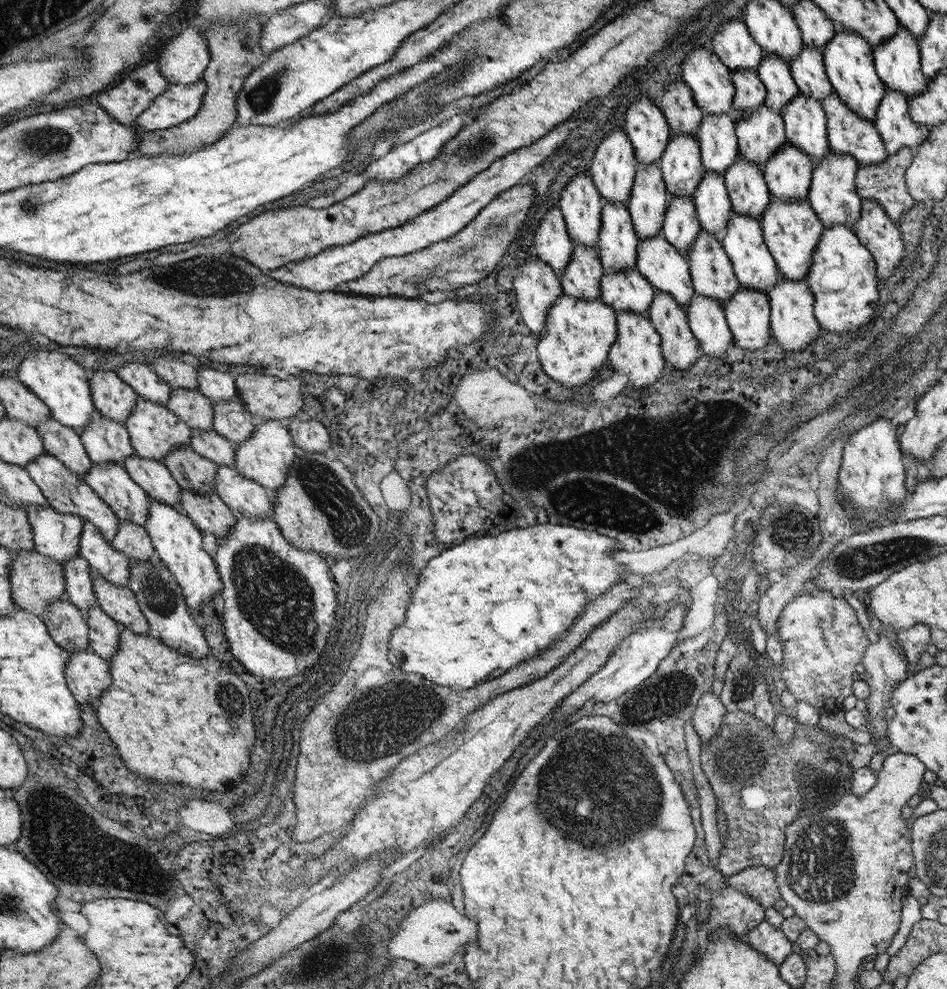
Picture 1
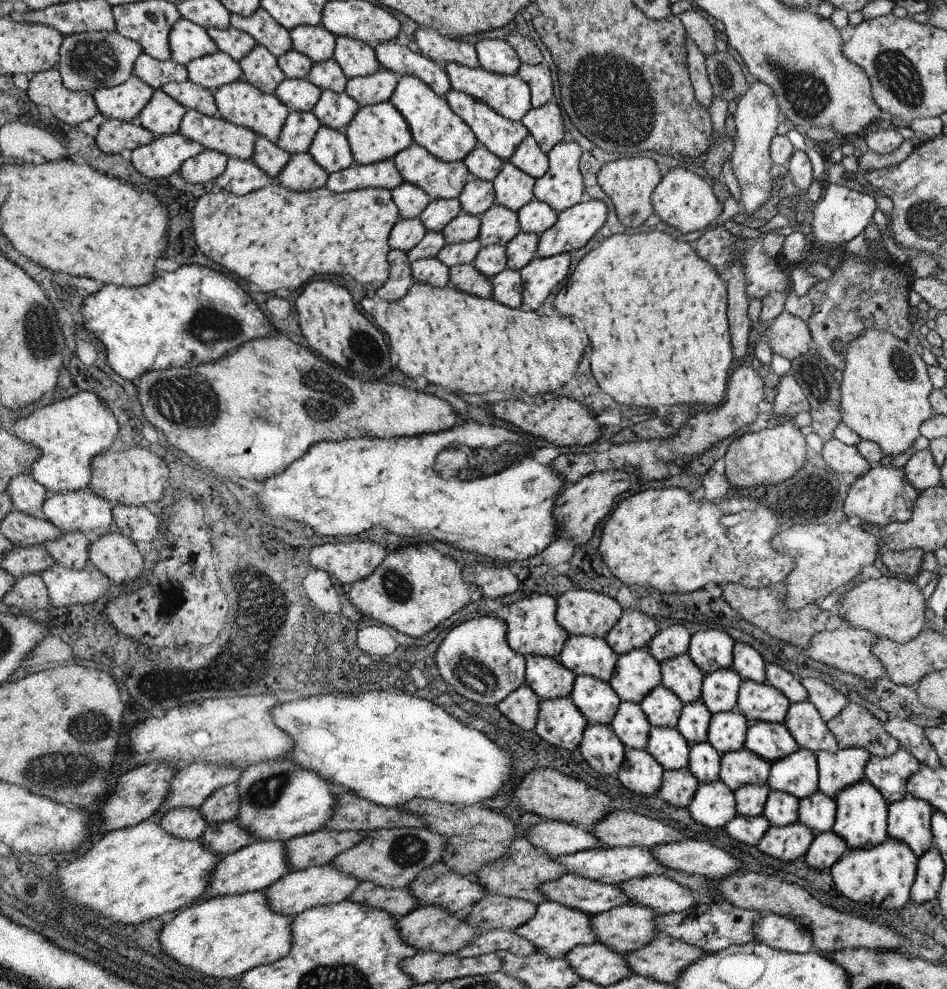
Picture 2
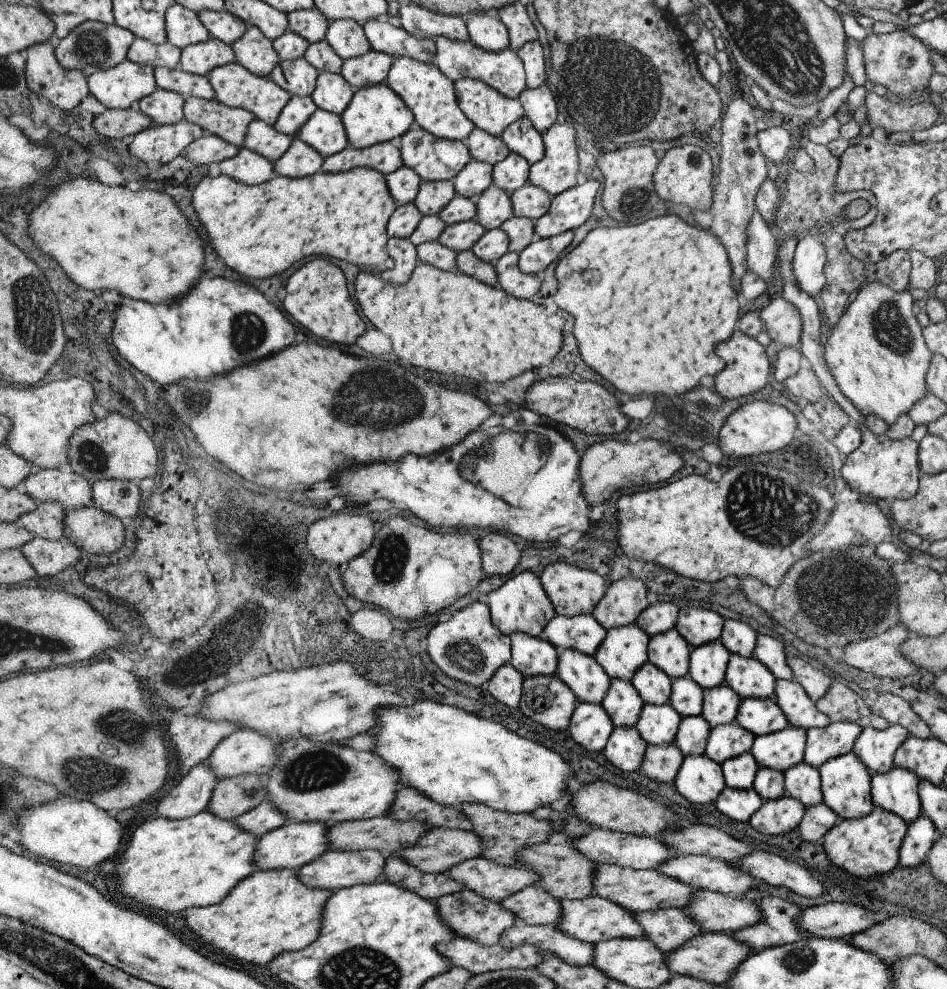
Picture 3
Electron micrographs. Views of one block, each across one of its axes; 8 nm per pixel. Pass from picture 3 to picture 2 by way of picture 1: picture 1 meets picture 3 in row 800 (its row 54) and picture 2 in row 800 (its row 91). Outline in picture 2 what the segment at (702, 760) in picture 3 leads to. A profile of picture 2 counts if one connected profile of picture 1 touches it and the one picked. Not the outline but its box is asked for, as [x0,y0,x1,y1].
[687,780,737,828]

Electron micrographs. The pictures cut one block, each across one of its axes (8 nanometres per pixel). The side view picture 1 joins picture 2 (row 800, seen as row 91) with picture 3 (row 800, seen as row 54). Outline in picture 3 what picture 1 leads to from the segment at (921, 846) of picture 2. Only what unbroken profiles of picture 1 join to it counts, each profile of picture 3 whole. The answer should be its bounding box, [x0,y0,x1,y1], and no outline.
[871,768,921,824]

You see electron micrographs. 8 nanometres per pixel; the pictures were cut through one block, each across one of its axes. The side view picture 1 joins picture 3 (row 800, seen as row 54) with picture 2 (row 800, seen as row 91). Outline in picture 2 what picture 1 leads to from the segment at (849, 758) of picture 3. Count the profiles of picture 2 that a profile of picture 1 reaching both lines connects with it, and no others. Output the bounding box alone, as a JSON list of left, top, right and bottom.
[831,778,887,848]

